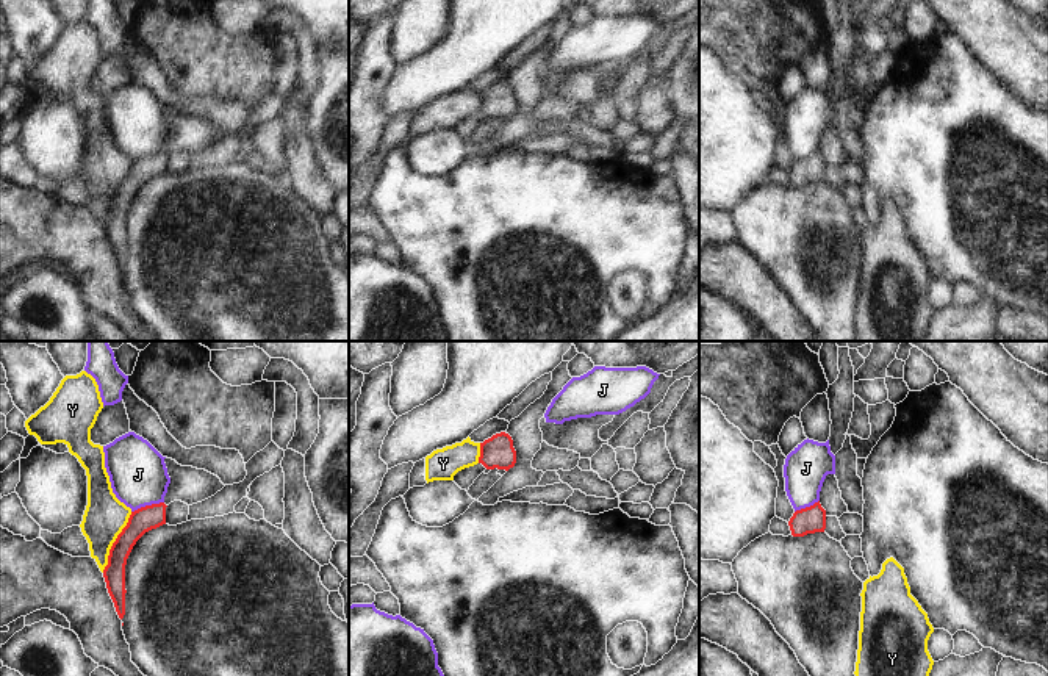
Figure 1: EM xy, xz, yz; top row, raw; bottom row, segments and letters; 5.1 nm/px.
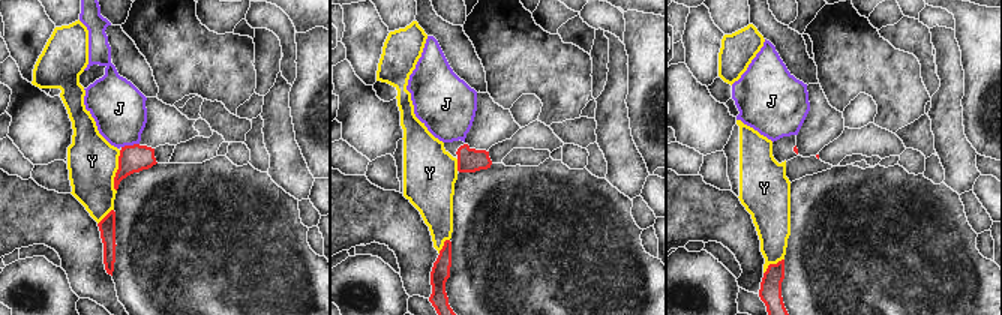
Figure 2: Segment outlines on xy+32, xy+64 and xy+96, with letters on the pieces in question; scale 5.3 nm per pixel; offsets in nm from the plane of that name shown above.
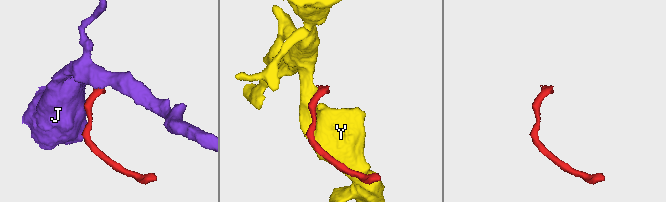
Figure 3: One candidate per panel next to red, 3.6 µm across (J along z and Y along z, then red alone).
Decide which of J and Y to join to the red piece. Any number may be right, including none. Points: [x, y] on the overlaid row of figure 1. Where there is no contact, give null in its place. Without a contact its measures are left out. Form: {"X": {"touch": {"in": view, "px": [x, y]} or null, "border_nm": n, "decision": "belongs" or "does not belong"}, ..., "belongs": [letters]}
{"J": {"touch": {"in": "xy", "px": [147, 506]}, "border_nm": 180, "decision": "does not belong"}, "Y": {"touch": {"in": "xy", "px": [114, 542]}, "border_nm": 340, "decision": "does not belong"}, "belongs": []}

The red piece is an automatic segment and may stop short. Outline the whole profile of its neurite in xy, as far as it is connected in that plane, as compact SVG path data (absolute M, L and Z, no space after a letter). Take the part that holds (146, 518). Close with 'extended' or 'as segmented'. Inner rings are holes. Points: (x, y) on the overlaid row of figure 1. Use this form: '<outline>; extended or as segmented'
M152 504L131 512L127 526L117 535L103 570L108 593L116 612L122 620L125 615L125 565L136 541L149 530L166 524L166 504Z; as segmented

